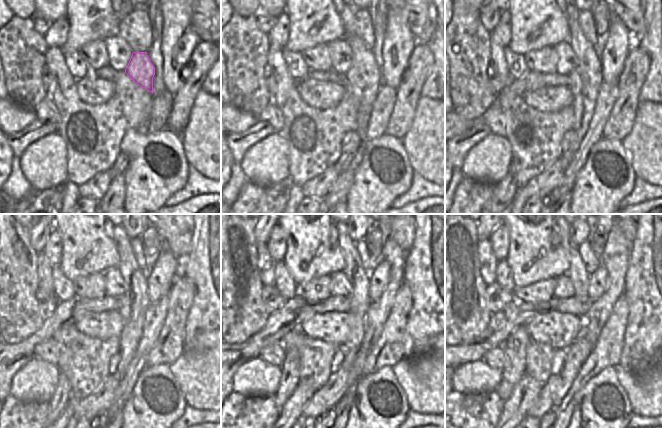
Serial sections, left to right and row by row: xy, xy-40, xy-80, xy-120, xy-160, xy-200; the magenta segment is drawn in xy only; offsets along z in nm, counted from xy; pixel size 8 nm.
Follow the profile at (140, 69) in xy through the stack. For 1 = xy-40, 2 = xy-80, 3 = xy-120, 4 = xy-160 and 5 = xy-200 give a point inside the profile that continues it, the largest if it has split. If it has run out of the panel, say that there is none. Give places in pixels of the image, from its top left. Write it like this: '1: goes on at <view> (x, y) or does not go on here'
1: goes on at xy-40 (364, 74)
2: goes on at xy-80 (585, 79)
3: goes on at xy-120 (134, 302)
4: goes on at xy-160 (358, 277)
5: goes on at xy-200 (578, 275)

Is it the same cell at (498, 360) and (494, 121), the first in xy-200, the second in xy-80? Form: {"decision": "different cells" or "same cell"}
{"decision": "same cell"}

